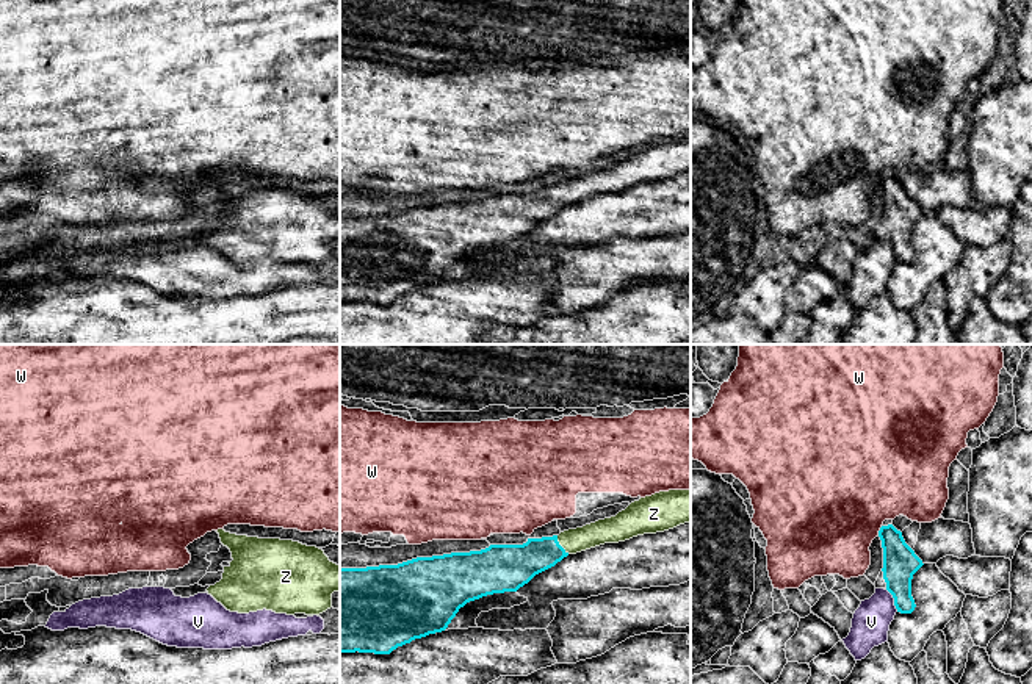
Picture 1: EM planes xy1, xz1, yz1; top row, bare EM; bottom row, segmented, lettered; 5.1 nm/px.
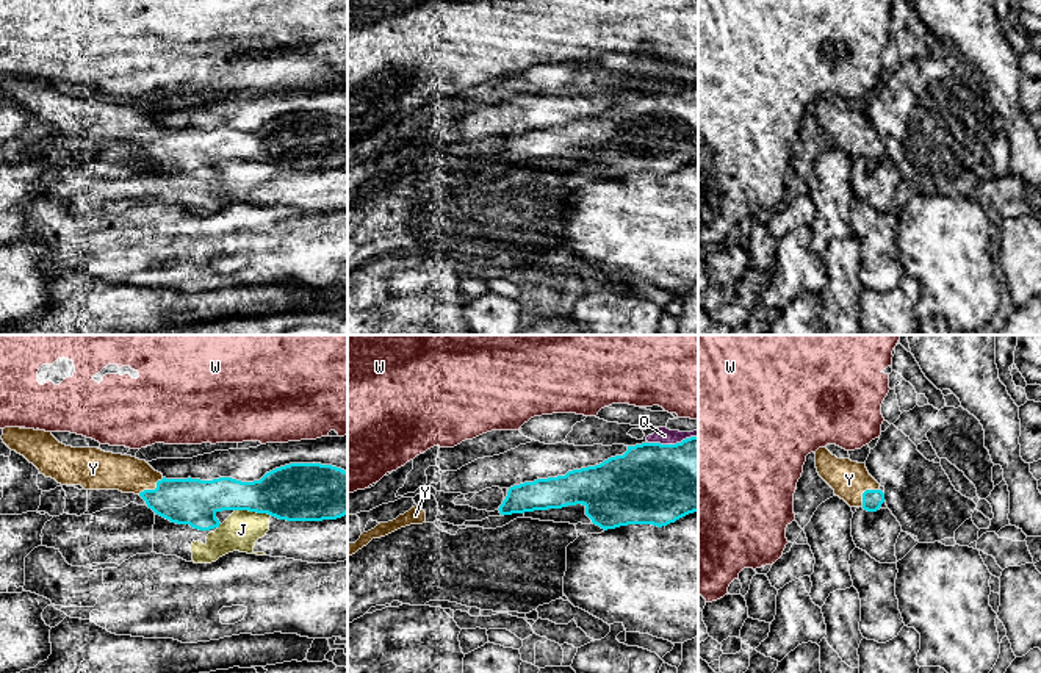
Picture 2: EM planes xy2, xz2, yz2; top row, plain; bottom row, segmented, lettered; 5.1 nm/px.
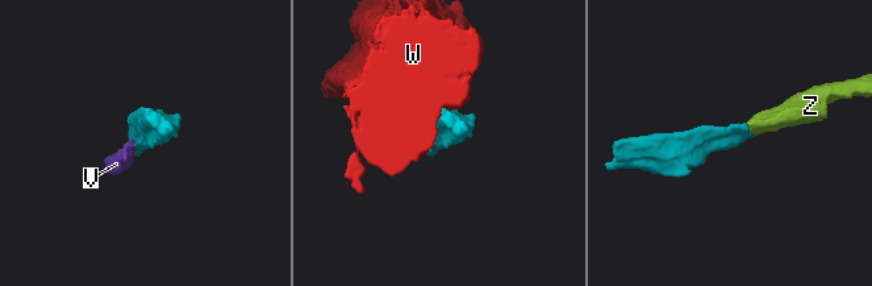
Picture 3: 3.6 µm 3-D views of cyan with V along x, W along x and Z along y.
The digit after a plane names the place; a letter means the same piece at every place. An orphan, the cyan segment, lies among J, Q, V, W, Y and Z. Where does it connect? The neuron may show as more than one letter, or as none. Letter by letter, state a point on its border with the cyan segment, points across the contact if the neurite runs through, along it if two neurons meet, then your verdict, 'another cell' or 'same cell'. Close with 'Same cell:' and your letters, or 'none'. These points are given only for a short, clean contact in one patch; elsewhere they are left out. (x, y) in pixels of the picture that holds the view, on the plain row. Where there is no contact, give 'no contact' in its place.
J: contact xy2 (254, 160); border xy2 (235, 158), (271, 165); another cell
Q: contact xz2 (672, 94); border xz2 (697, 85), (675, 93), (648, 93); another cell
V: contact yz1 (894, 249); border yz1 (887, 238), (898, 260); another cell
W: contact yz1 (879, 180); another cell
Y: contact yz2 (864, 141); way yz2 (872, 149), (864, 141), (849, 129); same cell
Z: contact xz1 (559, 194); way xz1 (516, 215), (559, 194), (603, 180); same cell
Same cell: Y, Z

